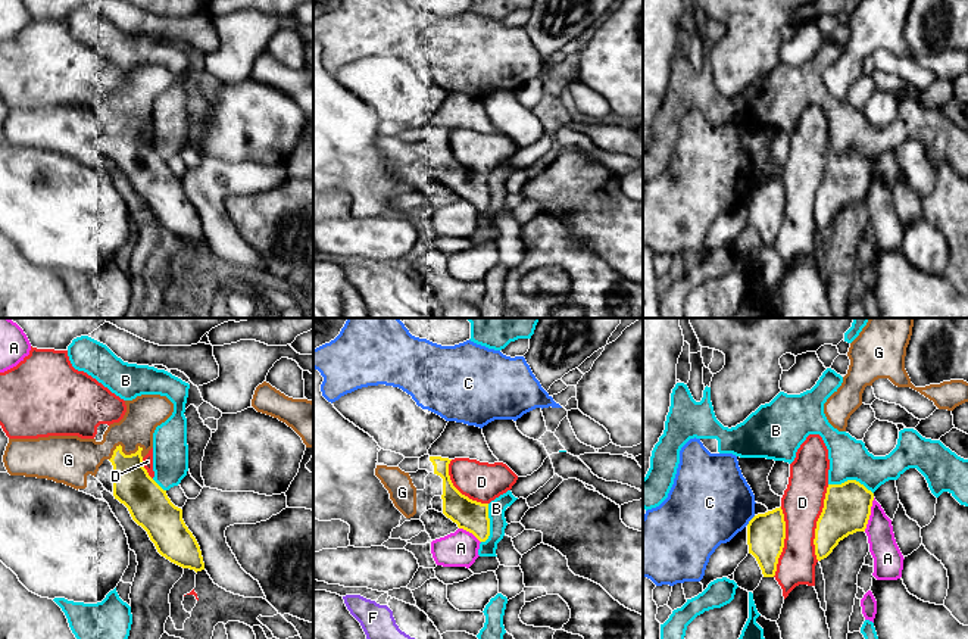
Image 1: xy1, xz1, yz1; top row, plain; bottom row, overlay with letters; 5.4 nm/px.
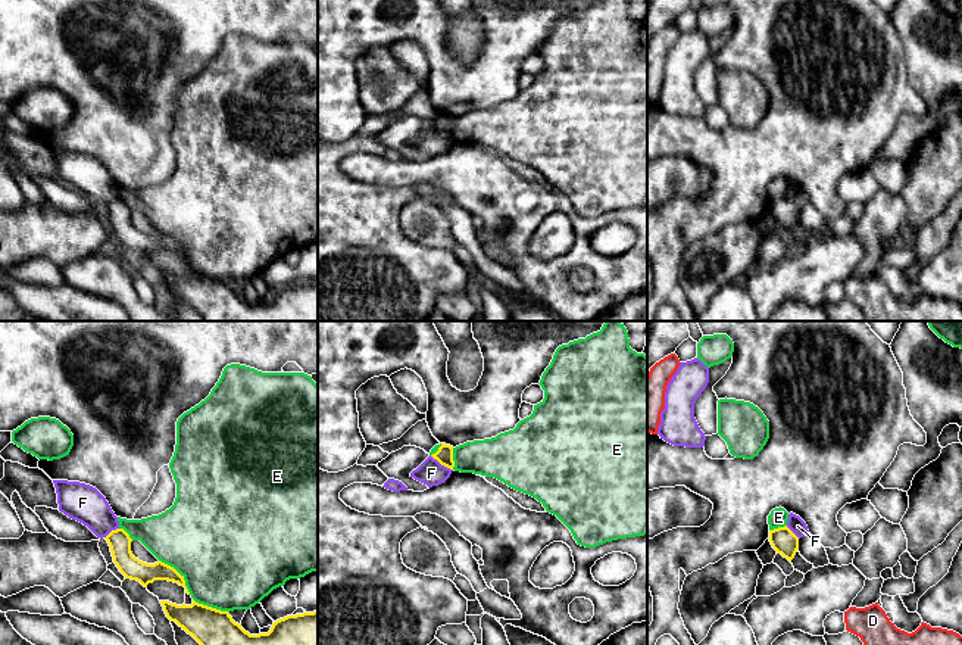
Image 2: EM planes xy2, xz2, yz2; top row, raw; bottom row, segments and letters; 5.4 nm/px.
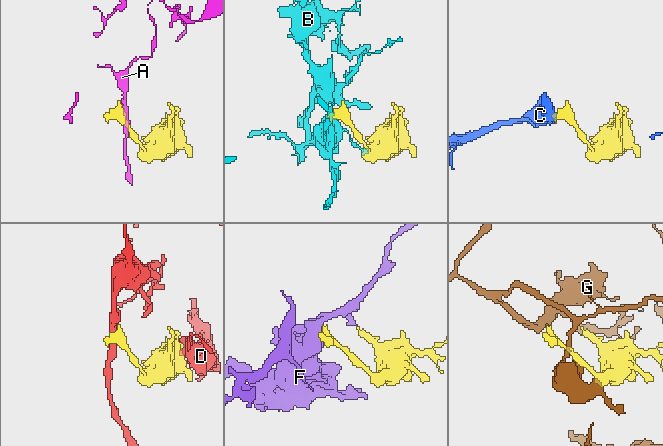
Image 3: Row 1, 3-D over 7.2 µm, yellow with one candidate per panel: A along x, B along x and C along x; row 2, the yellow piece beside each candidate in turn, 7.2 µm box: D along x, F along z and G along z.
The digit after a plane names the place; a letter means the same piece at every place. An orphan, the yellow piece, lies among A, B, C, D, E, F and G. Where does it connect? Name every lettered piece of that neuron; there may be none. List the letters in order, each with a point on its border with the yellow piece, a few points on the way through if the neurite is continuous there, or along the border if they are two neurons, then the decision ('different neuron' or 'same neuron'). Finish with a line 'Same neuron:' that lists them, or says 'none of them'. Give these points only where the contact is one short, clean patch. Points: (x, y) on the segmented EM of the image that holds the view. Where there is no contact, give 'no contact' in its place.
A: meets yellow in yz1 at (870, 514); different neuron
B: meets yellow in yz1 at (851, 480); different neuron
C: meets yellow in yz1 at (751, 520); border along yz1 (755, 516), (746, 524); different neuron
D: meets yellow in yz1 at (817, 523); different neuron
E: meets yellow in xy2 at (180, 575); different neuron
F: meets yellow in xz2 at (442, 464); border along xz2 (430, 455), (452, 470); different neuron
G: meets yellow in xy1 at (121, 451); runs through xy1 (133, 486), (127, 457), (121, 451), (77, 458); same neuron
Same neuron: G

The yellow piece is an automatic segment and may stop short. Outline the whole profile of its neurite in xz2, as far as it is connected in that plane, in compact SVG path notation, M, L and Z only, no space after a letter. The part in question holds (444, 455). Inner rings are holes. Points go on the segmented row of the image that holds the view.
M441 443L438 451L431 455L434 459L437 459L441 465L453 470L455 461L453 461L453 446Z

